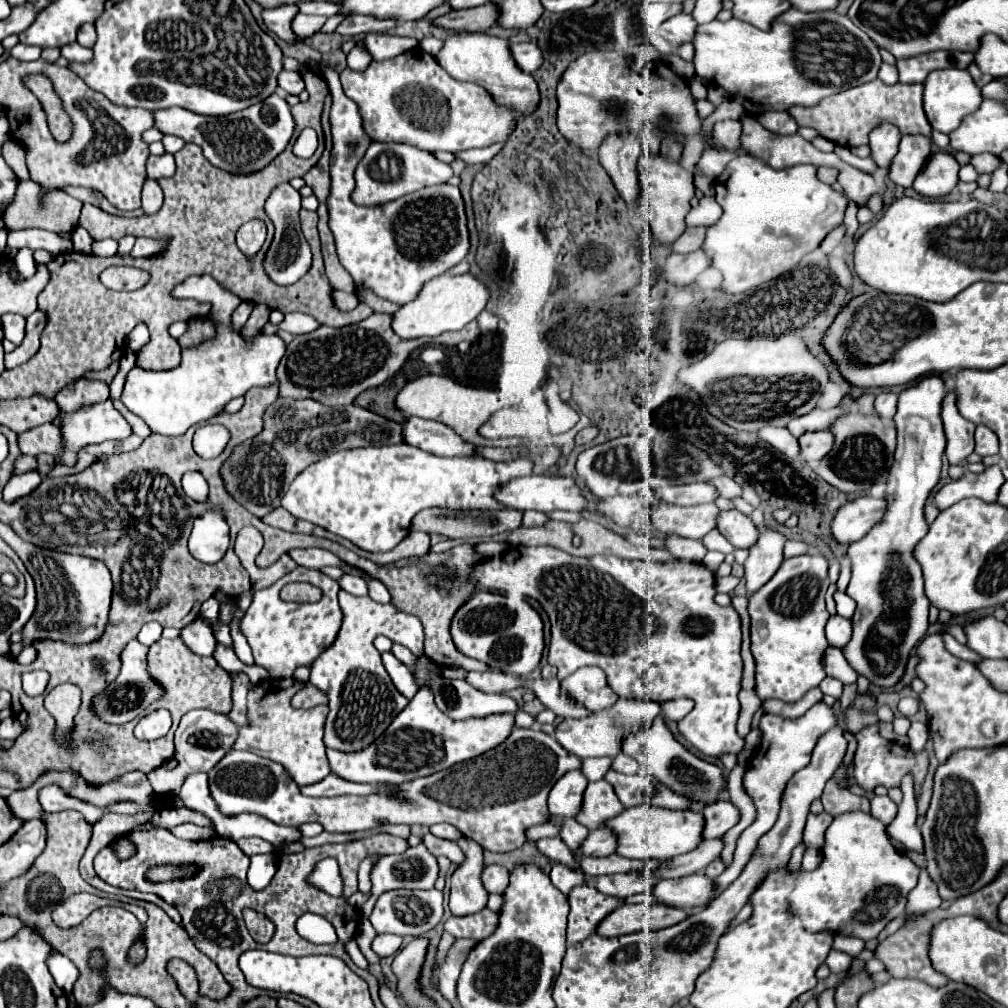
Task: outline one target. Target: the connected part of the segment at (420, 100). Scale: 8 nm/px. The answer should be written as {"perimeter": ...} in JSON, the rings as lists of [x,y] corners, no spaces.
{"perimeter":[[[410,49],[388,61],[372,61],[368,69],[360,73],[346,67],[340,73],[340,81],[342,81],[344,93],[358,105],[362,127],[368,135],[372,135],[372,141],[396,141],[396,143],[414,145],[424,151],[456,153],[456,151],[474,149],[474,147],[488,147],[496,141],[506,141],[520,117],[520,115],[514,117],[512,111],[496,105],[480,85],[452,79],[436,63],[436,59],[422,49]]]}

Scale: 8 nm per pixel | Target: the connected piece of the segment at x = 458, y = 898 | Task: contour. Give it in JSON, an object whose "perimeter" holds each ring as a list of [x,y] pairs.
{"perimeter":[[[460,837],[456,843],[464,853],[464,861],[450,877],[450,911],[454,915],[470,915],[484,909],[488,901],[488,893],[480,881],[484,849],[468,837]]]}

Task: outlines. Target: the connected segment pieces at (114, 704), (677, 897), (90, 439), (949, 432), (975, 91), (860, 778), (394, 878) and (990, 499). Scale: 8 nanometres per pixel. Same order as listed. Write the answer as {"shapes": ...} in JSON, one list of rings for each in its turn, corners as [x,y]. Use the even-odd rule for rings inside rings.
{"shapes":[[[[138,641],[128,643],[120,655],[120,661],[122,661],[120,675],[102,693],[98,693],[92,699],[92,711],[104,723],[116,723],[116,725],[128,723],[140,713],[144,713],[144,709],[148,707],[148,703],[152,703],[152,699],[160,697],[160,687],[156,687],[156,683],[152,683],[152,679],[148,679],[148,673],[146,673],[146,651],[148,647],[144,647]]],[[[688,875],[680,879],[658,881],[652,889],[658,903],[676,909],[690,909],[696,905],[704,905],[714,893],[714,881],[706,875]]],[[[100,401],[100,403],[90,403],[90,405],[82,405],[78,411],[72,413],[62,413],[60,415],[60,437],[62,437],[62,453],[54,457],[56,465],[66,465],[66,467],[74,467],[78,463],[78,451],[86,445],[94,445],[94,443],[102,443],[102,441],[122,441],[126,437],[132,435],[132,427],[130,423],[114,409],[112,401]]],[[[948,391],[942,401],[942,423],[946,433],[946,457],[952,465],[966,465],[964,459],[974,449],[974,423],[968,423],[958,411],[958,397],[954,391]]],[[[936,69],[924,81],[924,111],[932,129],[940,133],[948,135],[954,129],[958,129],[962,119],[974,113],[980,107],[980,103],[982,103],[980,87],[976,87],[966,69]]],[[[868,725],[862,731],[856,733],[856,741],[858,741],[858,749],[854,755],[854,777],[856,783],[864,789],[874,789],[876,785],[884,785],[884,787],[894,787],[900,785],[900,779],[906,773],[914,773],[914,781],[916,781],[916,793],[924,781],[926,769],[928,769],[928,755],[926,751],[920,751],[918,755],[912,755],[912,751],[908,747],[902,747],[894,741],[886,741],[878,735],[878,727],[876,725]]],[[[422,843],[418,847],[408,847],[408,851],[404,851],[402,855],[382,855],[372,865],[372,871],[370,871],[372,895],[362,905],[362,913],[368,917],[372,913],[376,899],[386,891],[392,891],[392,889],[432,889],[436,877],[438,877],[436,859],[434,859],[434,855],[428,853],[428,849]]],[[[998,465],[986,467],[982,473],[964,473],[960,479],[946,483],[934,497],[938,509],[948,509],[966,497],[978,497],[986,503],[994,503],[998,489],[1004,485],[1004,475]]]]}

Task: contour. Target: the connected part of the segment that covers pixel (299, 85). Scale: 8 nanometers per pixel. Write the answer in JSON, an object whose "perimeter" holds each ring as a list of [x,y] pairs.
{"perimeter":[[[282,71],[278,75],[278,85],[280,89],[284,89],[290,95],[300,95],[304,91],[304,81],[300,73],[292,73],[292,71]]]}

